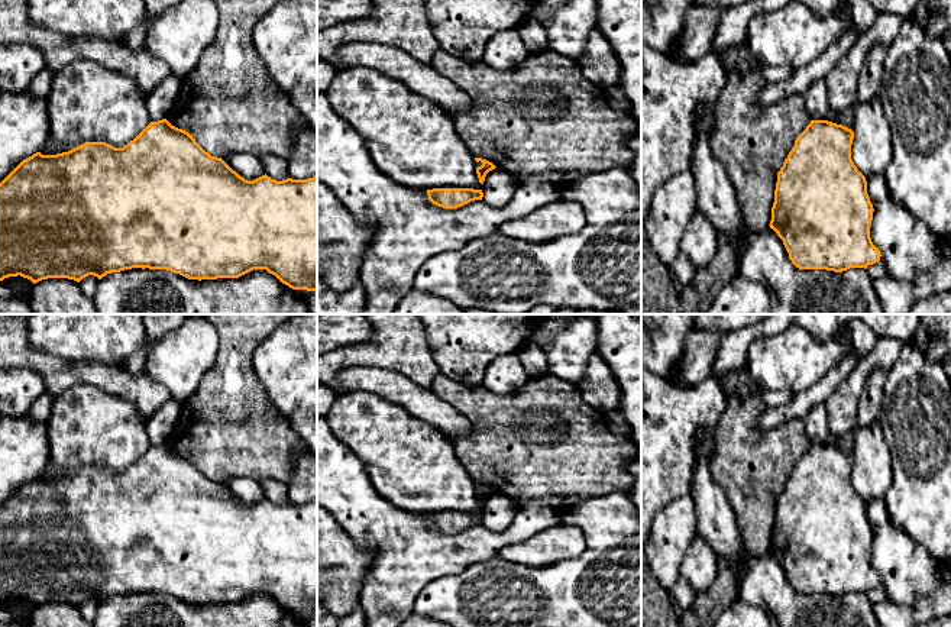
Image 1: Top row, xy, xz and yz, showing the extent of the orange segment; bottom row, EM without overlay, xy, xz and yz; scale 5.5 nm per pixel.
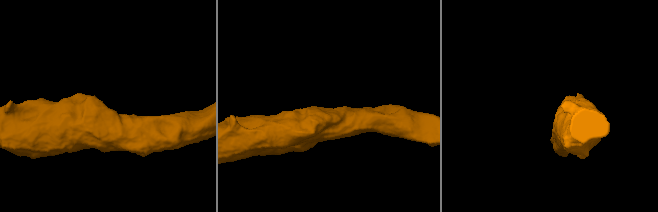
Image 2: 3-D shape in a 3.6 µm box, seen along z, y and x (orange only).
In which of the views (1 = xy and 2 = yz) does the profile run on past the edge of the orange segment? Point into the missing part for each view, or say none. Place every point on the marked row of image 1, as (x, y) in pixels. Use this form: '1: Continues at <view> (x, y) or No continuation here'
1: No continuation here
2: No continuation here

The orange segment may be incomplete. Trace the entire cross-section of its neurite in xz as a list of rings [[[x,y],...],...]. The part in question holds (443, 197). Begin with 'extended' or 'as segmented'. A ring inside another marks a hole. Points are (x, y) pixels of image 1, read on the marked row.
as segmented; [[[433,188],[427,190],[428,200],[443,209],[457,209],[470,201],[482,200],[482,190],[473,188]]]

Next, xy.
as segmented; [[[166,119],[151,122],[123,148],[106,142],[85,142],[68,152],[23,159],[0,182],[0,281],[23,277],[33,284],[48,278],[68,278],[80,282],[88,275],[98,279],[111,272],[132,268],[166,269],[188,279],[239,278],[253,269],[266,269],[292,290],[317,291],[317,177],[307,180],[272,180],[266,174],[248,181],[233,171],[221,158],[206,152],[188,132],[172,126]]]

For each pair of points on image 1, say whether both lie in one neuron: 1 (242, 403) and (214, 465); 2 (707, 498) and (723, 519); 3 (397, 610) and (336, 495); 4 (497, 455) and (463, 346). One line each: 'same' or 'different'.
1: same
2: same
3: same
4: different

